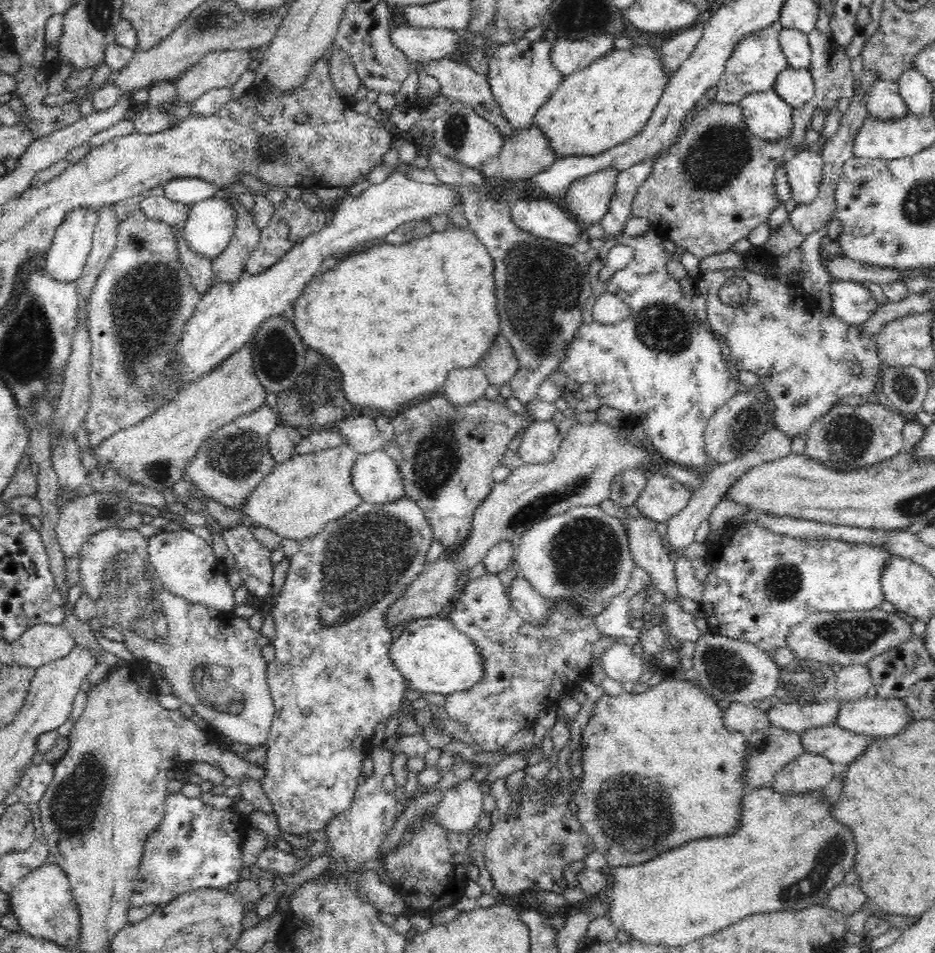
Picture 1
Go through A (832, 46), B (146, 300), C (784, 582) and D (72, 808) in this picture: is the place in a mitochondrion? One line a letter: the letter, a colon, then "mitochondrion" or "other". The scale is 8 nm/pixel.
A: other
B: mitochondrion
C: mitochondrion
D: mitochondrion

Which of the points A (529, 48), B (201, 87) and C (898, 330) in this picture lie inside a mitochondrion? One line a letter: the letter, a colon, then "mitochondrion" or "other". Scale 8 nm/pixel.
A: other
B: other
C: other

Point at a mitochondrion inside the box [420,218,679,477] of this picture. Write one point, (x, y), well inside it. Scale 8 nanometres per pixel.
(541, 284)

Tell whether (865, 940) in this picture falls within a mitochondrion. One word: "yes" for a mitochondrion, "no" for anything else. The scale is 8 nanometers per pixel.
no

